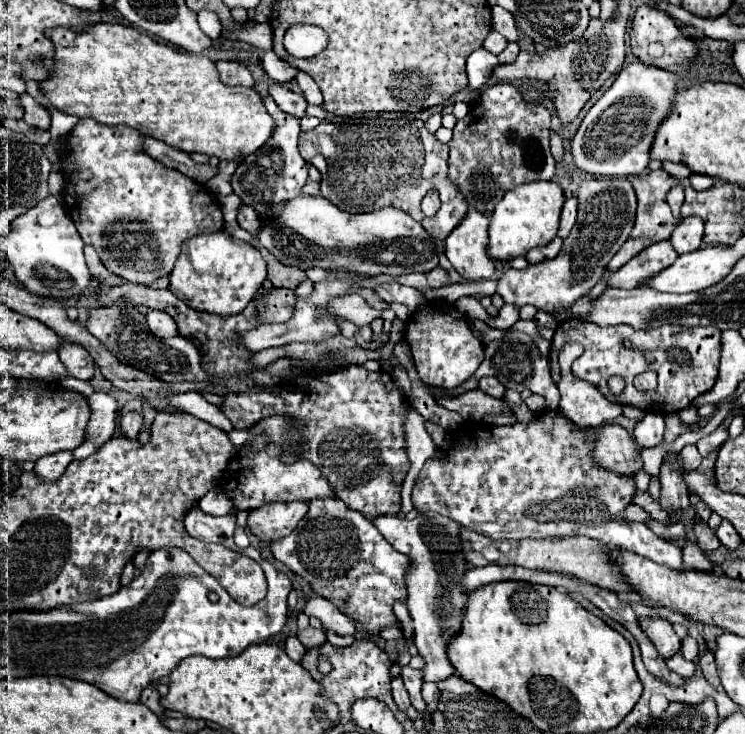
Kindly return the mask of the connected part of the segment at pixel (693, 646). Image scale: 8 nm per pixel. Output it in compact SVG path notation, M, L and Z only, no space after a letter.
M685 637L685 639L683 639L683 645L681 645L681 653L683 653L683 657L685 657L685 659L695 661L695 659L697 659L697 655L699 655L697 641L695 641L695 639L691 639L691 637Z

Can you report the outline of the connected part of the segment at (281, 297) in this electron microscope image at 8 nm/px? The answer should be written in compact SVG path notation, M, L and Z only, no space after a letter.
M263 287L255 305L257 319L261 323L283 323L291 317L297 295L283 287Z

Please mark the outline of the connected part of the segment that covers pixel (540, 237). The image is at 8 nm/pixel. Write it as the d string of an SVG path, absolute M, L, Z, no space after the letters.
M533 181L523 183L503 195L491 213L489 223L489 245L487 251L497 261L511 261L513 257L527 255L535 247L547 245L559 229L559 215L565 203L563 191L555 181Z

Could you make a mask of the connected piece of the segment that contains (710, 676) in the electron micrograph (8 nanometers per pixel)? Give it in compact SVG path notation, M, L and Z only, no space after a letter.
M707 651L707 653L701 657L699 663L701 663L701 669L703 669L705 679L707 679L717 691L721 691L723 687L721 687L721 681L719 681L719 675L717 675L717 665L715 665L715 659L713 659L711 651Z

